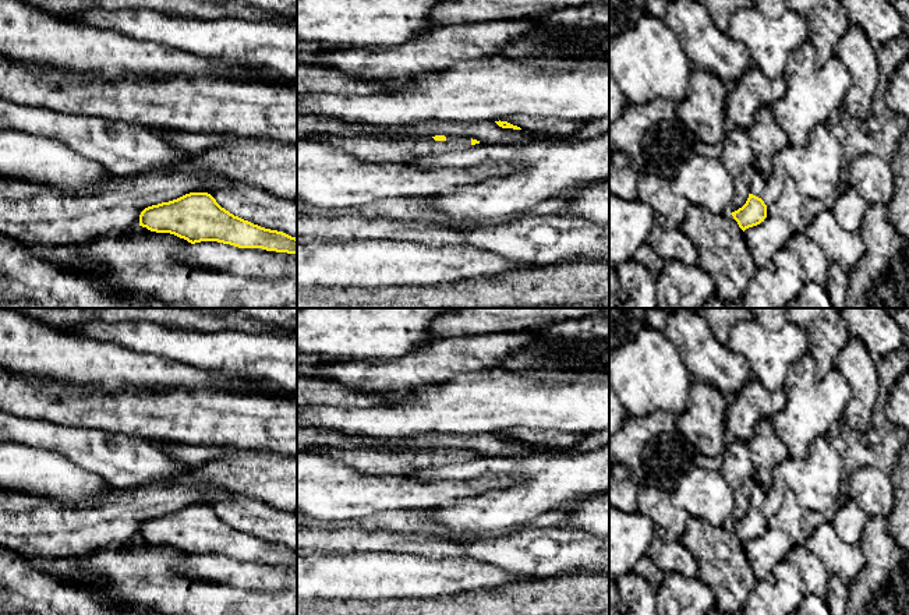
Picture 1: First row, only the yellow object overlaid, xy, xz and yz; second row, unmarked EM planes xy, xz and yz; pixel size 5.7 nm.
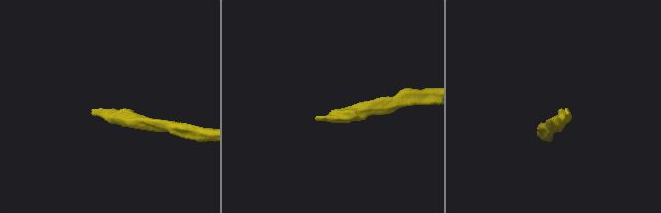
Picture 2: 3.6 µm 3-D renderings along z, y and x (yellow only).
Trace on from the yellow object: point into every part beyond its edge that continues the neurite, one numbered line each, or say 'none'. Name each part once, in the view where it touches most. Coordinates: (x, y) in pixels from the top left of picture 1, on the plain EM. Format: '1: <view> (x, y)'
1: xz (405, 460)

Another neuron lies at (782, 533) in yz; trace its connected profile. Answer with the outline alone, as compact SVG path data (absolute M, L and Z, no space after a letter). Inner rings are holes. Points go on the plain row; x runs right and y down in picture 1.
M786 489L775 516L767 519L767 530L744 542L749 565L757 580L772 582L777 563L785 561L789 551L799 544L803 509L792 489Z

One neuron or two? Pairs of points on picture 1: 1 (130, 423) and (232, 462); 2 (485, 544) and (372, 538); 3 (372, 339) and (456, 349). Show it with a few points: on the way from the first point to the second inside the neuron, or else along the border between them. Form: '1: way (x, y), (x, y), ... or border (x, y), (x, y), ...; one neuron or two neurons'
1: border (225, 449), (258, 451); two neurons
2: way (457, 547), (400, 543); one neuron
3: border (437, 338), (425, 346), (396, 357); two neurons

